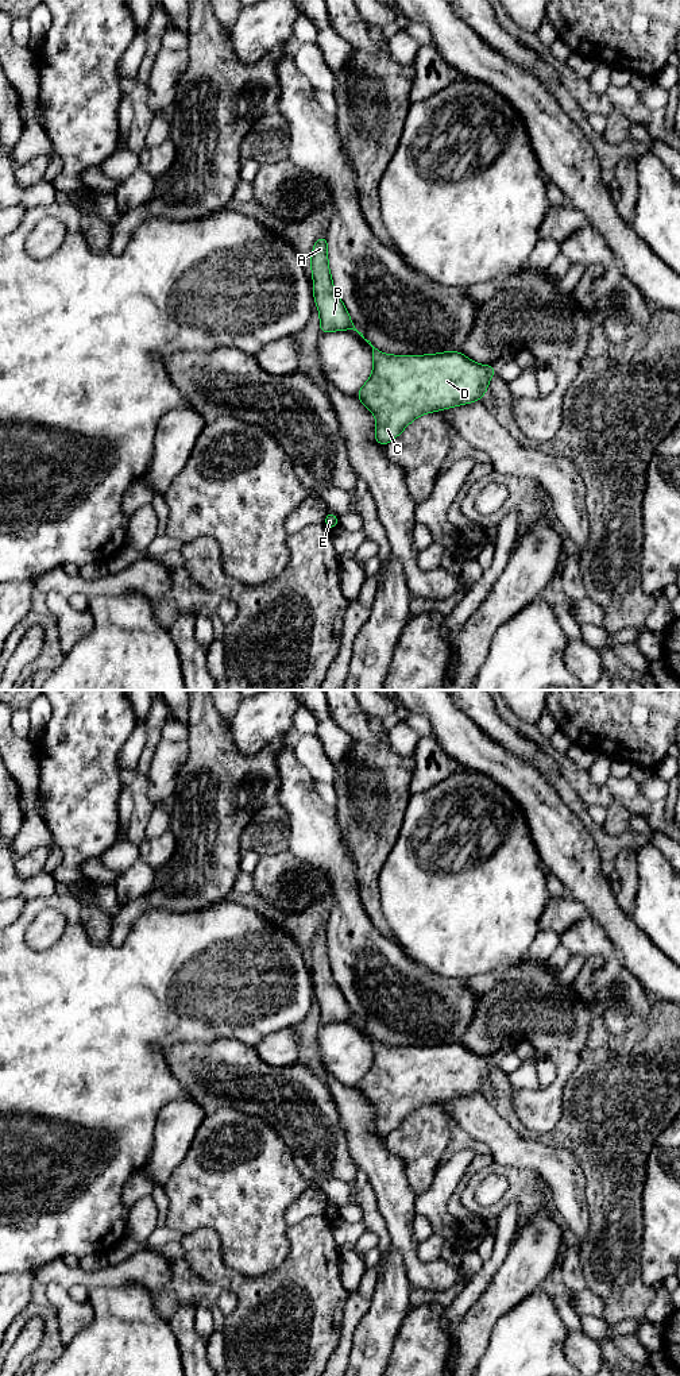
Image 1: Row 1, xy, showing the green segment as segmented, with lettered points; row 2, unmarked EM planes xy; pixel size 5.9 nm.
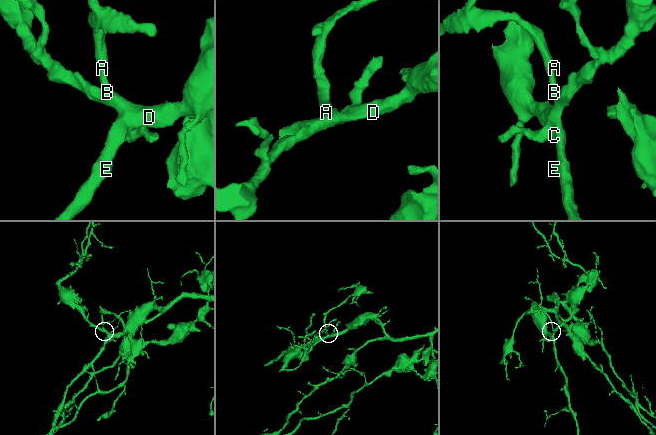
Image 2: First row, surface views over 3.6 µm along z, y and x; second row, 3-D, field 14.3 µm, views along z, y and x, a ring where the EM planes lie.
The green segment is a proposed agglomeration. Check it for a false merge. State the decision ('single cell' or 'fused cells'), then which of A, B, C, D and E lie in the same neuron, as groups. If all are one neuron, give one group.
single cell; groups A B C D E

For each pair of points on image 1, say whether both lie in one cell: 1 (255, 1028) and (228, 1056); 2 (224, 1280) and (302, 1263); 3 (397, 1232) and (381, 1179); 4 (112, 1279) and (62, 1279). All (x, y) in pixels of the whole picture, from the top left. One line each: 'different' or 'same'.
1: different
2: same
3: same
4: same

